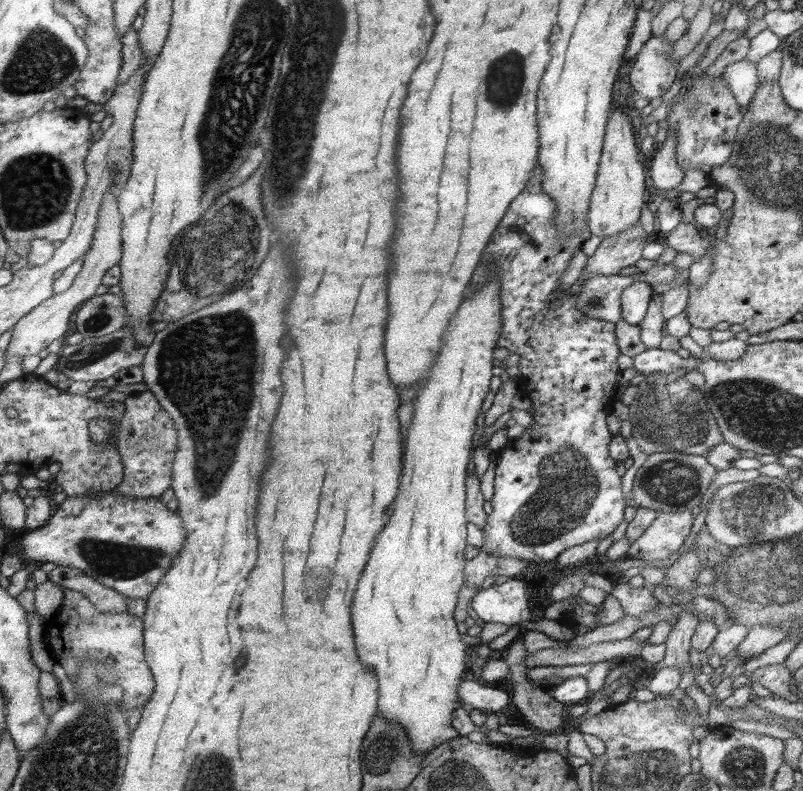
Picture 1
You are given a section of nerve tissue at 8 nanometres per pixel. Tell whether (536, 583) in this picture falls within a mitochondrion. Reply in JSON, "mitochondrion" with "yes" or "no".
{"mitochondrion":"no"}

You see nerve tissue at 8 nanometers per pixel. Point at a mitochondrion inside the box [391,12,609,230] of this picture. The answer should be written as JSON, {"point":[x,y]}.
{"point":[504,90]}

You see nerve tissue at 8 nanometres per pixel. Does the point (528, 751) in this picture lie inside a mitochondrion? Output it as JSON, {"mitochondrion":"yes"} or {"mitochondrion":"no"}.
{"mitochondrion":"no"}

